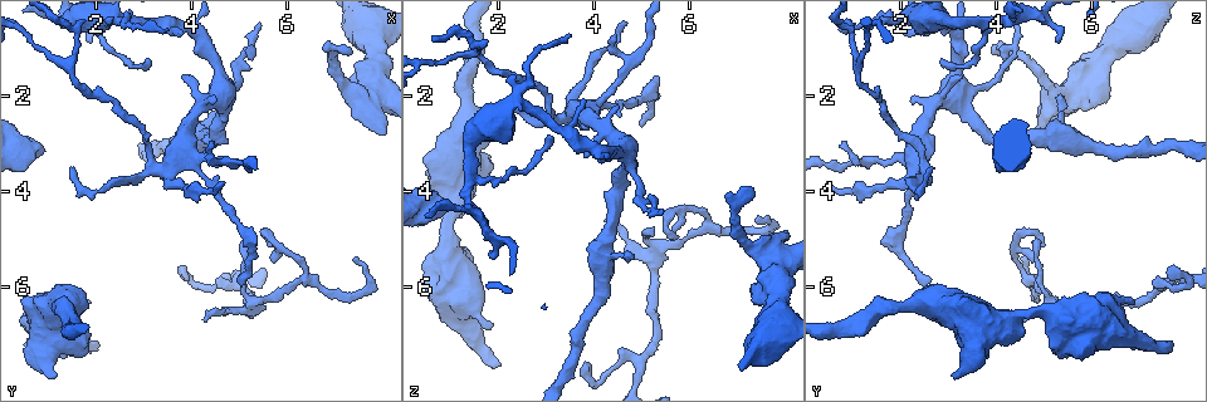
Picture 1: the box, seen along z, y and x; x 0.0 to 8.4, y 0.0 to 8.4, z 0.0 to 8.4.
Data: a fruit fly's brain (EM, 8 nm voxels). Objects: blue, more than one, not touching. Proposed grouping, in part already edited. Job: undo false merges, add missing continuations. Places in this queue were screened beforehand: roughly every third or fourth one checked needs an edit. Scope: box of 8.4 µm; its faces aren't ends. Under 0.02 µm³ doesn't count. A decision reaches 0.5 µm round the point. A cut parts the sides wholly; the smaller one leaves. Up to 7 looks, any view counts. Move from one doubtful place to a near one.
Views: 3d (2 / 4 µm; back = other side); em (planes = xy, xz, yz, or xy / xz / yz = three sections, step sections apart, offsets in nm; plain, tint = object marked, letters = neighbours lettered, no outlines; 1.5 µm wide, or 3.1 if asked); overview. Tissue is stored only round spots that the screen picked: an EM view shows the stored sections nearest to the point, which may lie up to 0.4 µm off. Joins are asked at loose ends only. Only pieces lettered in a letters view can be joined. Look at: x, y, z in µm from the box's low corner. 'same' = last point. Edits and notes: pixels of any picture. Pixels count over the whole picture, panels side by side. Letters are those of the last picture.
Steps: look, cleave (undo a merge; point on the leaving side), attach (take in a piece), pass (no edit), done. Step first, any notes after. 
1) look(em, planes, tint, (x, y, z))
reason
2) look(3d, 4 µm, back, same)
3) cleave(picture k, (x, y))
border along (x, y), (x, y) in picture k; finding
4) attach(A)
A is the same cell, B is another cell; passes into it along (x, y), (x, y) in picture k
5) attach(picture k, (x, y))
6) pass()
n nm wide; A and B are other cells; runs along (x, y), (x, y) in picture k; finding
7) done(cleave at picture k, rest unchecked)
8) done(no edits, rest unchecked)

look(em, planes, letters, (2.05, 7.25, 7.70))
branch stops here

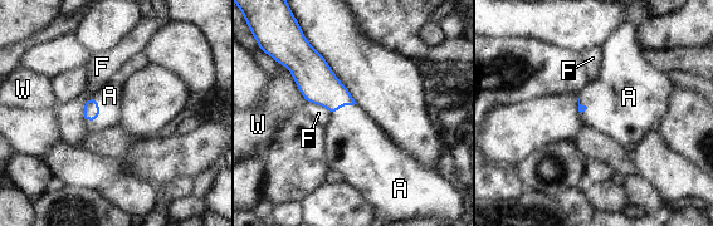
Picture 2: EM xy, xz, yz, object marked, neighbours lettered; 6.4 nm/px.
attach(A)
A is the same cell, F and W are other cells; passes into it along (91, 112), (98, 114), (110, 96) in picture 2; it goes on there

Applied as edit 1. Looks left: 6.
look(overview)

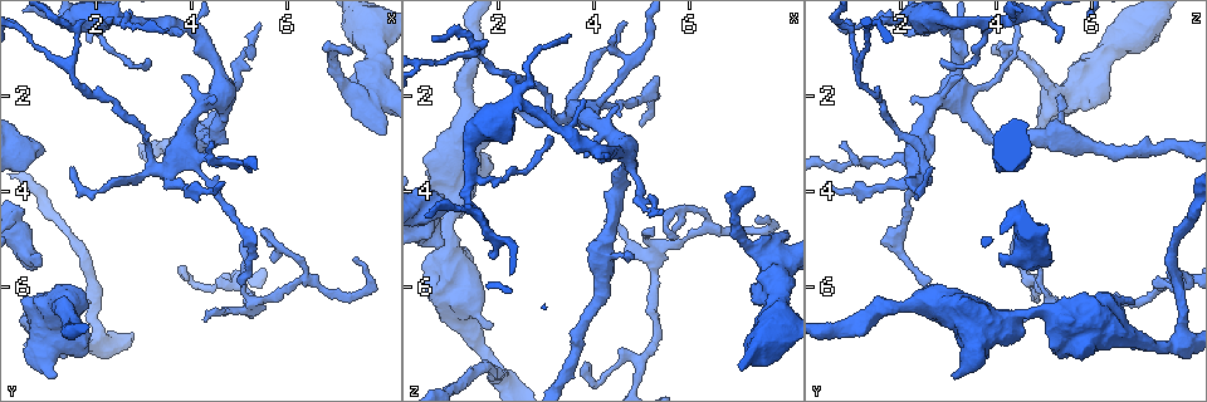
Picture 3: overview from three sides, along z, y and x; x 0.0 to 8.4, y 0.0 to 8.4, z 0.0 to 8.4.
look(3d, 4 µm, (3.75, 5.70, 7.55))
branch stops here

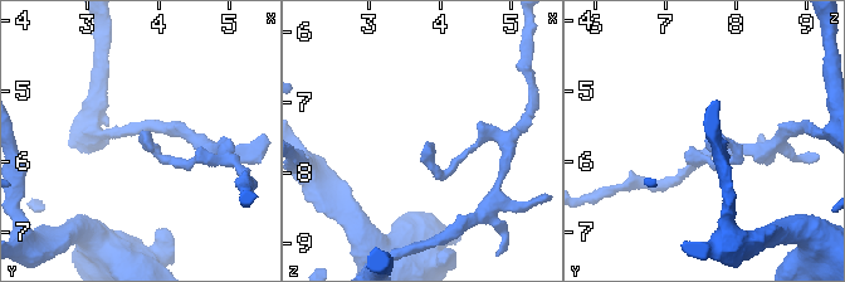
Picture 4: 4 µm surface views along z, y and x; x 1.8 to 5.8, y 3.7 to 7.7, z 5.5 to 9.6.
look(em, planes, letters, (3.85, 5.65, 7.55))
now the EM

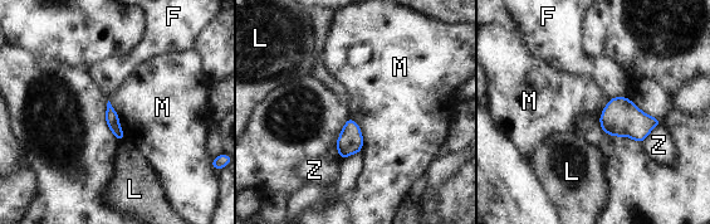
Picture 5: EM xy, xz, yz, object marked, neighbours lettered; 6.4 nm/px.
pass()
90 nm wide; F, L, M and Z are other cells; border along (108, 100), (117, 113), (126, 139) in picture 5; none of them fits

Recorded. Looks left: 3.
look(em, planes, letters, (6.95, 1.05, 4.25))
sharp bend

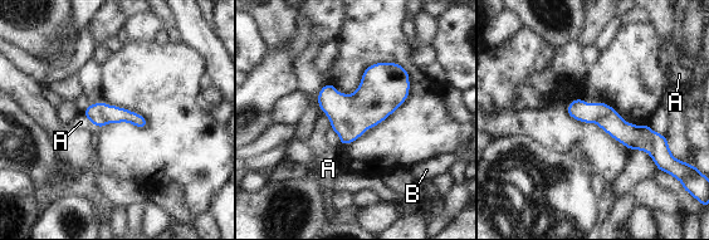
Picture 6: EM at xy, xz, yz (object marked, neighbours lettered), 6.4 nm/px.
pass()
140 nm wide; A and B are other cells; border along (318, 106), (331, 126) in picture 6; all the same cell

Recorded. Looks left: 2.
done(attach at picture 2, rest unchecked)

